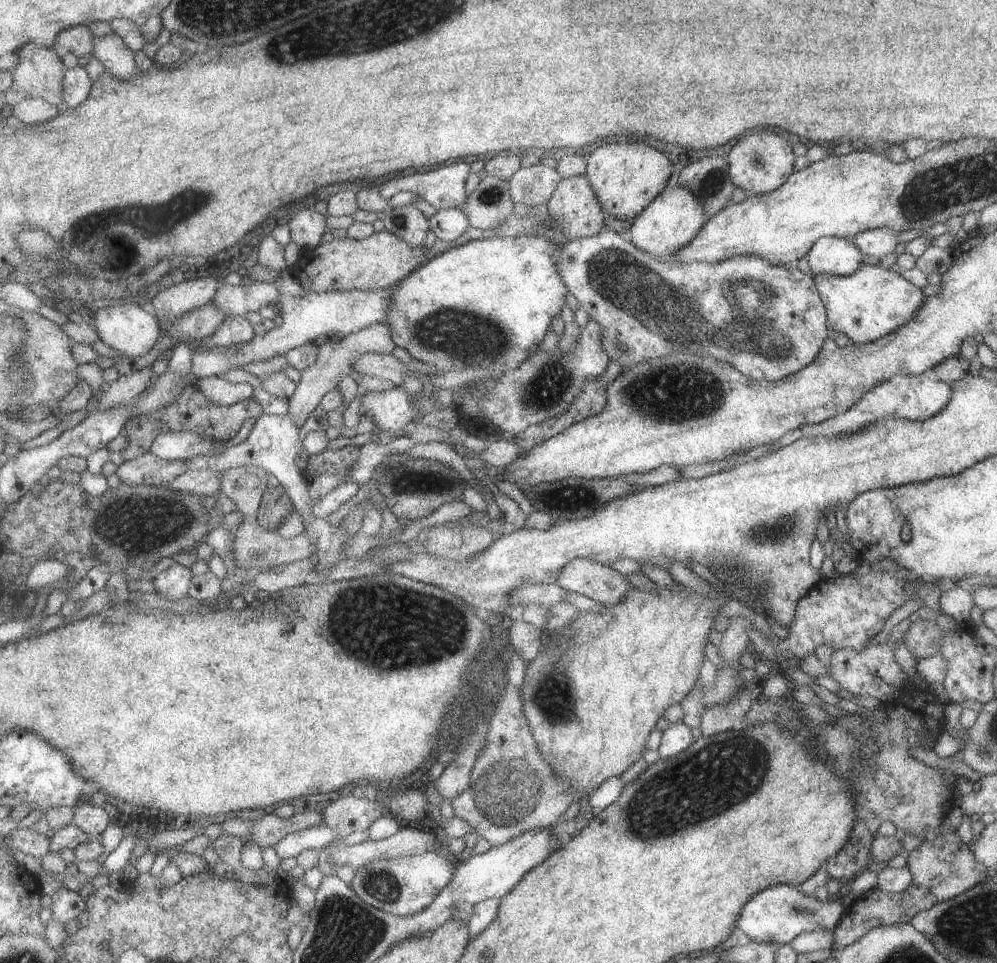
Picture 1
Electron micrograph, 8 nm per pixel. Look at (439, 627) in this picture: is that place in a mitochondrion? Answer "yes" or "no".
yes

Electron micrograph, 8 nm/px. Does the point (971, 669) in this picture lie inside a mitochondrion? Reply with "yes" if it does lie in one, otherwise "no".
no

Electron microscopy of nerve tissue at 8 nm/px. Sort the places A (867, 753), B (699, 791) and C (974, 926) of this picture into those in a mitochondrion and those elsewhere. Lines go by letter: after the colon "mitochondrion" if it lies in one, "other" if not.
A: mitochondrion
B: mitochondrion
C: mitochondrion

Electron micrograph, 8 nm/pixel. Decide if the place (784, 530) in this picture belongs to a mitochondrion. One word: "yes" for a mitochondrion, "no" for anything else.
yes

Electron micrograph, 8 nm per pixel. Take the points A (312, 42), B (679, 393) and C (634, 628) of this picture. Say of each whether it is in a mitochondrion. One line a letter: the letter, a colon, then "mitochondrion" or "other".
A: mitochondrion
B: mitochondrion
C: other

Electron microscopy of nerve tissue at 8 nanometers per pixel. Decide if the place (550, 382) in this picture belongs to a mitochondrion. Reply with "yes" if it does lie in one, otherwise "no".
yes

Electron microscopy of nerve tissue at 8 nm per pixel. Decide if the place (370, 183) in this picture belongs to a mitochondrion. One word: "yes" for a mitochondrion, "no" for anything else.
no

